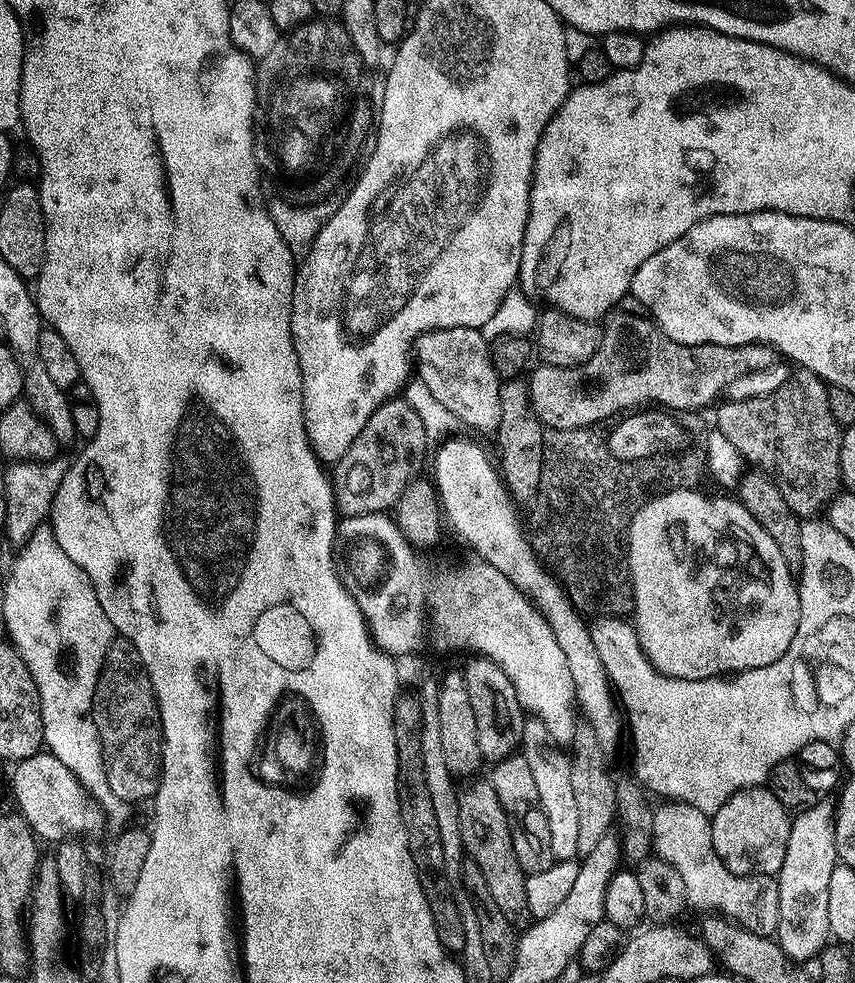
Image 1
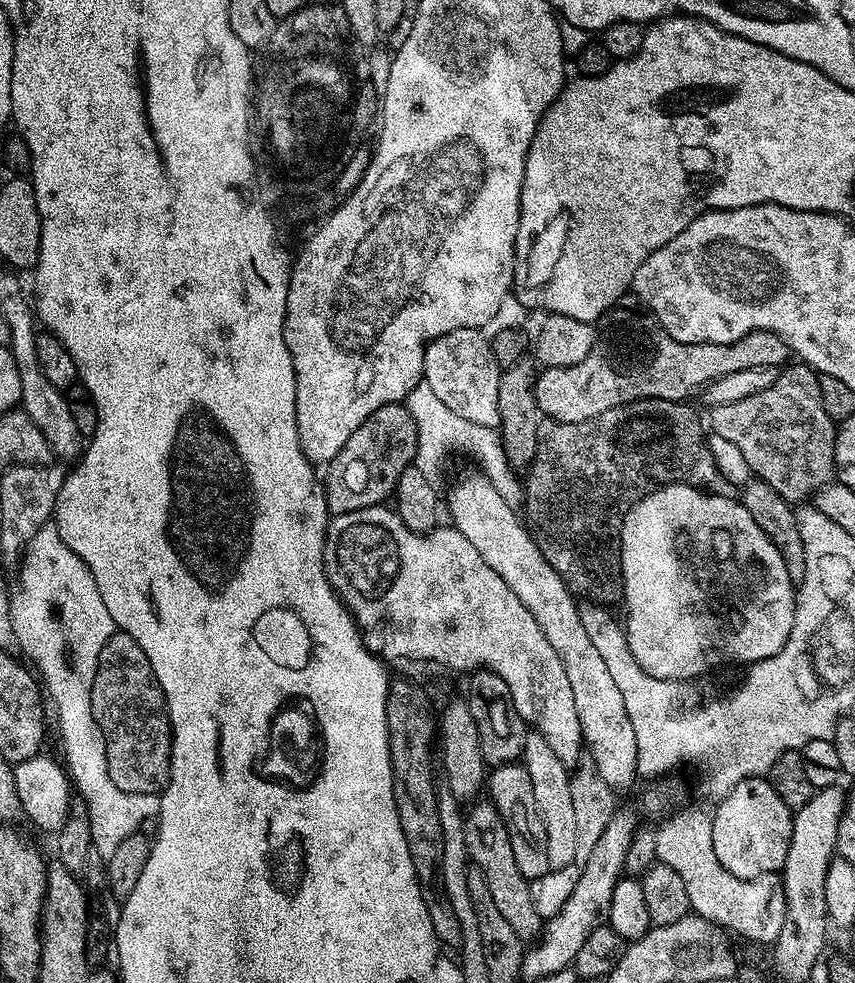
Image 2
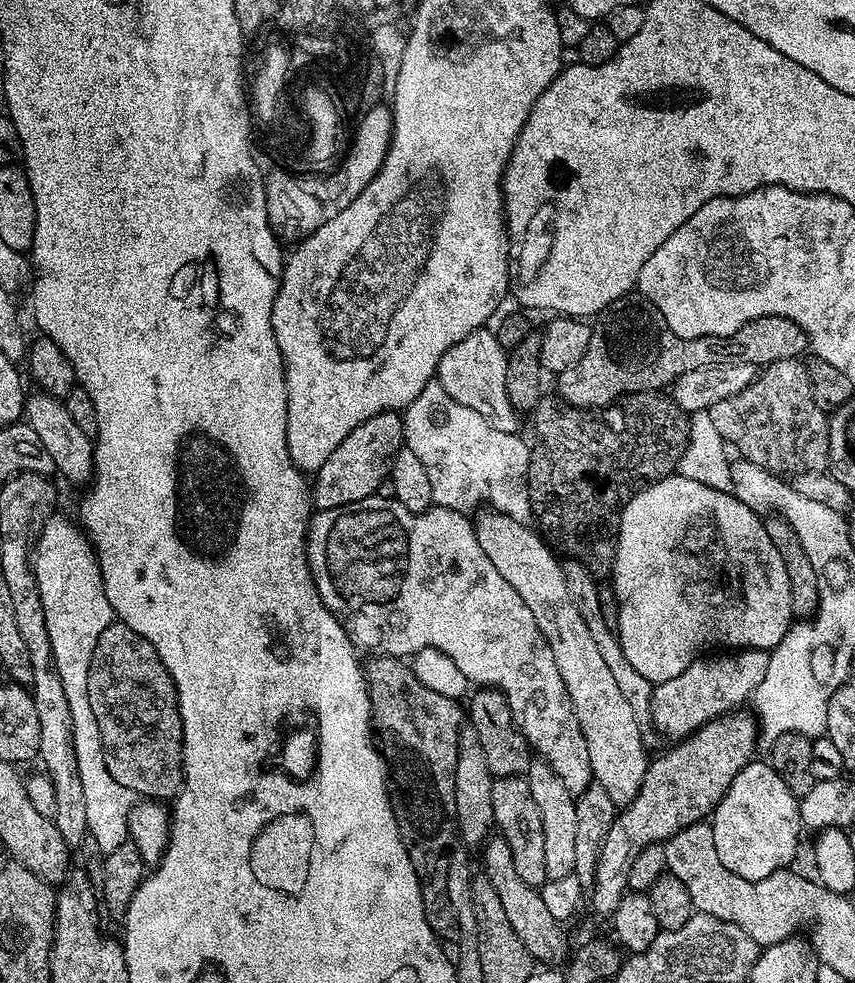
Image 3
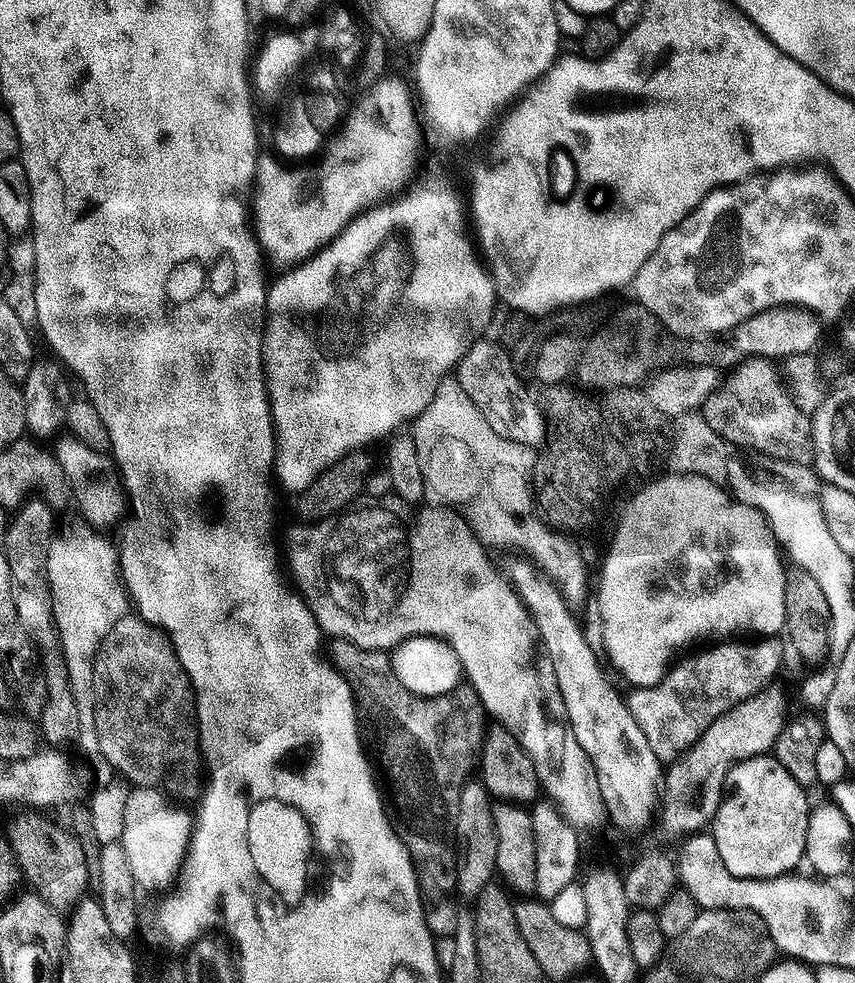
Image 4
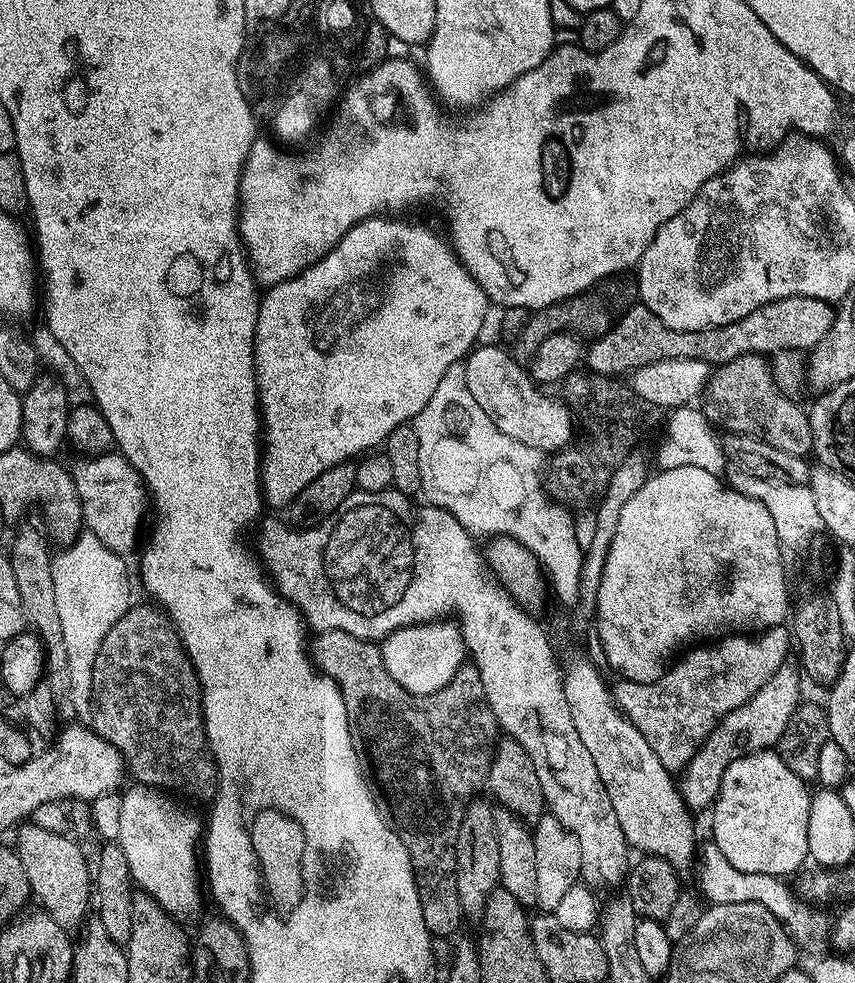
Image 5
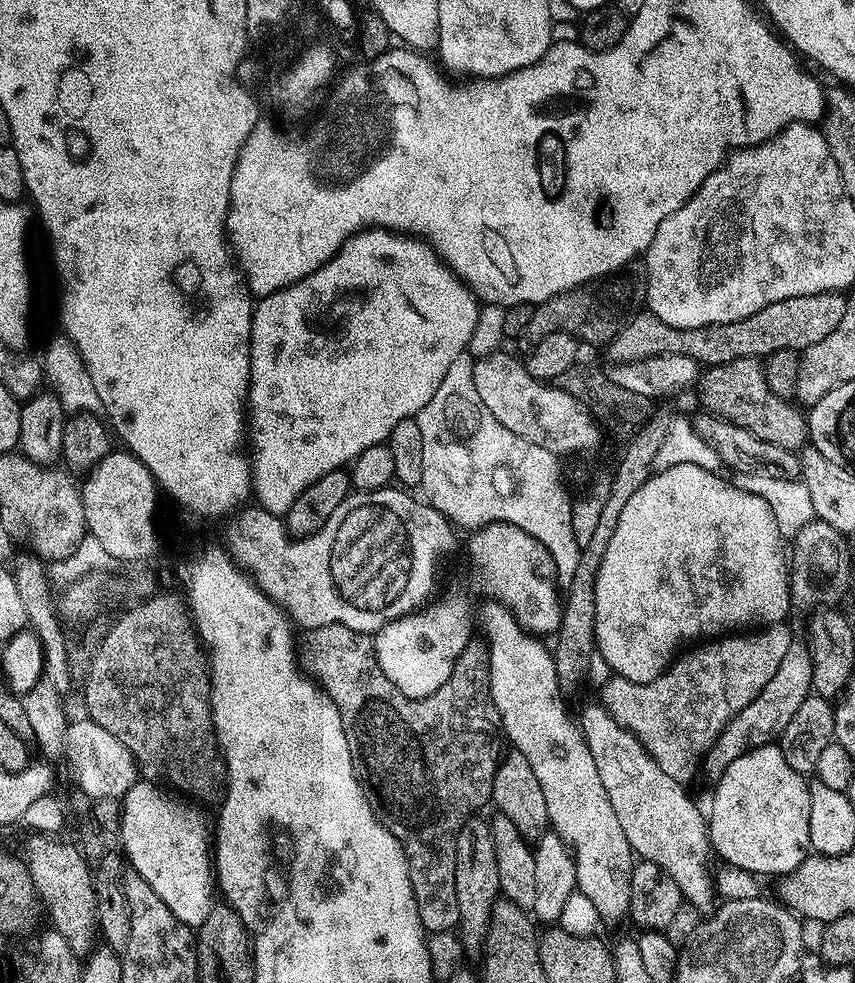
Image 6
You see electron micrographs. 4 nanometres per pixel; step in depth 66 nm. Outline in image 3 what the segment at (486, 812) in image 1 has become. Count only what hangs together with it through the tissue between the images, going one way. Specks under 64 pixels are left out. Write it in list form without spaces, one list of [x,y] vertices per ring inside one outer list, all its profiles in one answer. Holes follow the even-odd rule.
[[[499,834],[489,835],[482,845],[484,851],[484,868],[482,874],[490,878],[494,891],[498,893],[498,899],[502,901],[502,907],[507,915],[510,926],[514,926],[518,933],[518,939],[522,946],[531,954],[533,961],[544,966],[556,966],[569,955],[568,940],[564,937],[561,921],[555,920],[546,911],[546,902],[542,902],[540,889],[534,886],[526,886],[522,878],[514,870],[514,858],[510,855],[510,846]]]

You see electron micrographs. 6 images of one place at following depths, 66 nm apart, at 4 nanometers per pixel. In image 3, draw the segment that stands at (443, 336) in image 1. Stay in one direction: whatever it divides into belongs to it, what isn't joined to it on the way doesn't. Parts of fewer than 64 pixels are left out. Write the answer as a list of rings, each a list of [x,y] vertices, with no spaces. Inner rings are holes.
[[[483,327],[466,334],[460,342],[450,346],[446,354],[442,354],[440,364],[436,368],[438,382],[454,398],[454,402],[462,402],[462,406],[470,406],[470,410],[478,410],[486,422],[490,422],[498,430],[516,432],[518,413],[512,407],[506,394],[506,366],[508,352],[501,346],[495,331]]]

